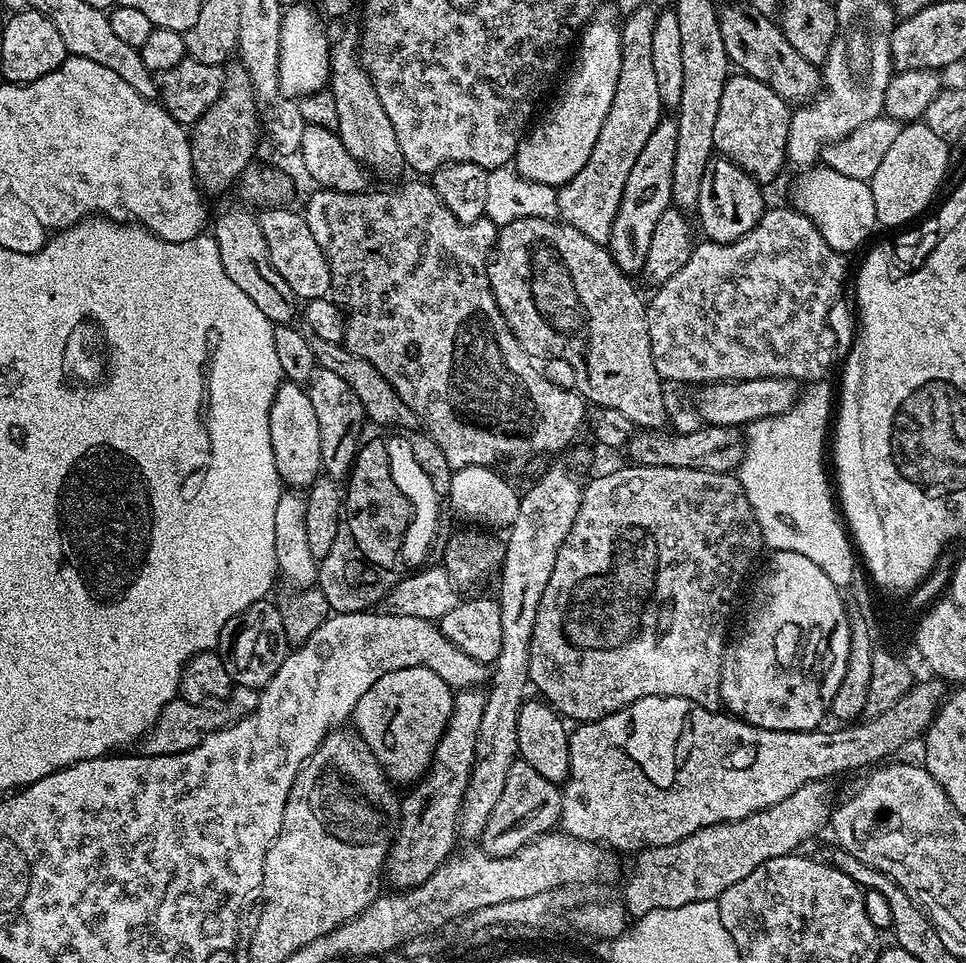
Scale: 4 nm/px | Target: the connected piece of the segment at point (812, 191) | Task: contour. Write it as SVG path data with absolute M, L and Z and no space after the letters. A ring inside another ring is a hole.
M827 166L809 167L801 176L804 177L797 182L791 203L796 211L810 217L835 252L849 254L862 247L872 231L877 231L874 194L869 181L846 178L846 174L838 174L838 170Z

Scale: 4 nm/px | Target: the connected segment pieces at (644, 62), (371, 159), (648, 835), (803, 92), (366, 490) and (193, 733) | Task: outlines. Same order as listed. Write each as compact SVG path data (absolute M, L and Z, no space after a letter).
M641 6L633 10L623 21L620 41L622 42L622 70L618 70L618 90L614 90L614 102L610 102L610 112L602 130L598 130L598 142L586 158L586 166L574 174L565 184L559 185L556 194L556 211L563 223L574 226L590 242L607 245L618 206L622 202L622 190L630 169L646 138L654 134L662 115L662 105L658 94L658 82L654 79L654 61L650 58L650 38L654 34L657 9Z
M355 31L346 33L337 44L335 41L331 45L328 71L334 106L338 110L338 126L334 131L342 146L346 146L346 150L350 150L350 154L373 173L392 172L396 167L401 167L404 159L398 146L398 138L394 138L394 125L390 123L386 109L382 107L382 98L378 98L378 90L374 90L367 70L360 65L358 36Z
M928 678L925 684L920 684L920 682L913 683L912 689L902 698L898 698L898 702L894 702L894 706L890 706L890 710L886 710L882 714L871 718L861 719L851 726L837 727L840 728L837 732L824 732L825 730L813 730L810 732L766 730L765 728L748 724L744 720L731 714L725 714L720 710L711 712L700 704L695 704L693 700L687 700L681 696L651 696L650 698L642 698L622 710L612 712L609 716L577 723L571 729L568 738L570 770L568 771L568 779L564 781L560 793L559 827L562 829L564 835L573 836L575 840L585 840L591 844L602 844L604 847L613 849L620 854L625 854L624 852L635 854L645 848L657 848L658 846L673 844L690 834L694 834L698 830L702 830L706 826L741 820L758 810L766 810L770 806L782 802L782 798L790 798L790 794L794 794L794 790L798 790L810 782L814 782L815 780L827 781L829 779L828 776L836 776L839 772L856 772L859 768L866 767L867 764L876 766L881 762L887 761L889 758L895 757L892 755L907 740L912 740L915 736L916 739L923 737L924 733L927 732L929 722L936 716L936 710L940 707L940 701L946 695L946 688L943 688L943 686L945 687L936 678Z
M740 2L740 4L728 4L725 8L723 5L719 9L719 14L722 42L726 42L726 54L735 67L736 64L740 67L737 69L743 75L753 76L758 78L758 82L768 84L770 90L774 90L774 94L778 94L778 98L788 101L789 105L799 106L807 101L815 100L822 87L821 69L815 64L806 62L806 58L802 58L802 54L798 54L798 50L794 50L794 46L790 46L790 42L786 42L779 23L774 22L769 13L763 12L761 8L750 6L747 2Z
M383 437L367 439L361 445L348 475L344 493L346 530L361 557L380 570L387 570L393 564L395 566L403 536L411 522L412 507L406 496L398 490L390 474L388 448Z
M241 684L235 685L228 699L217 703L215 706L191 704L179 698L172 700L162 710L162 714L156 719L156 725L139 741L138 748L145 756L169 756L170 754L182 754L194 746L198 746L212 732L225 728L228 724L238 722L246 718L258 706L259 691L247 688Z

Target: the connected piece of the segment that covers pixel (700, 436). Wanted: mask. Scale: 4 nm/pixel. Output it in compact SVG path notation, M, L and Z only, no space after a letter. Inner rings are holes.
M721 424L701 426L693 433L686 434L673 434L668 430L640 430L632 436L626 452L633 456L636 464L682 466L732 474L739 469L744 456L744 437L739 427L727 428Z

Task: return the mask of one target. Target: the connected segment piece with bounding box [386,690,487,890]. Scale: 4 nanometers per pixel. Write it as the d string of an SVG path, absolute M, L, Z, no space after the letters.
M460 690L453 695L448 729L438 742L431 766L408 790L408 796L401 799L396 839L392 841L386 861L386 880L388 876L393 889L417 888L453 853L454 842L458 840L460 807L470 782L472 762L476 758L476 739L478 728L482 726L486 700L487 695L480 690Z

